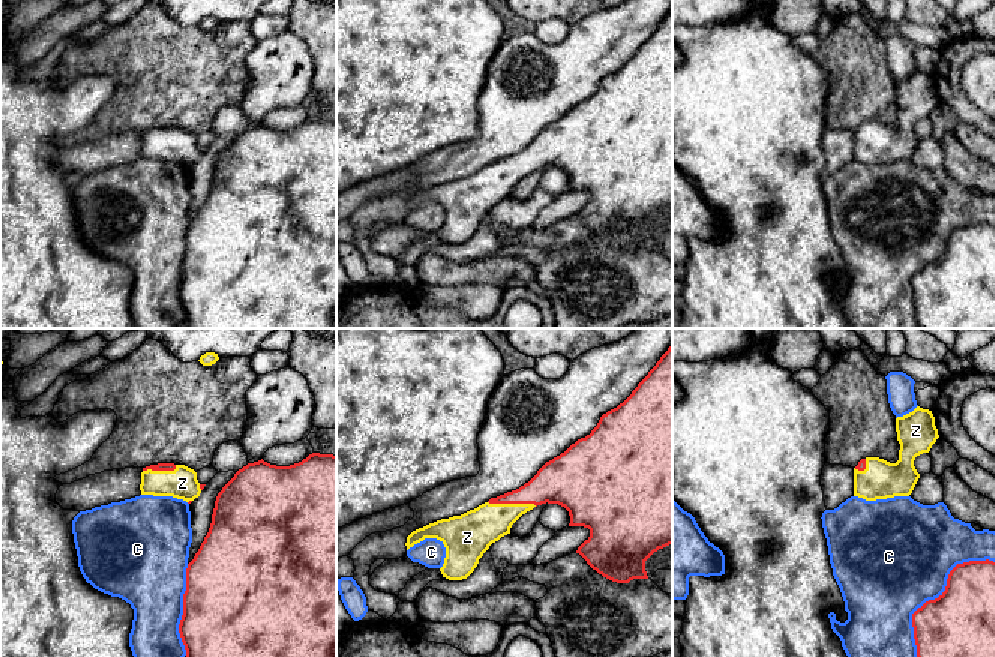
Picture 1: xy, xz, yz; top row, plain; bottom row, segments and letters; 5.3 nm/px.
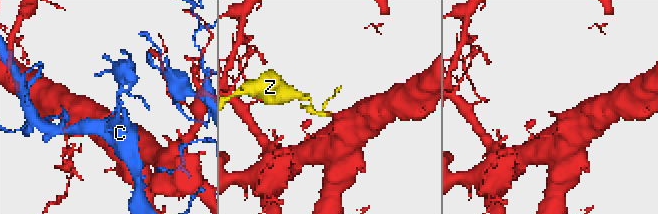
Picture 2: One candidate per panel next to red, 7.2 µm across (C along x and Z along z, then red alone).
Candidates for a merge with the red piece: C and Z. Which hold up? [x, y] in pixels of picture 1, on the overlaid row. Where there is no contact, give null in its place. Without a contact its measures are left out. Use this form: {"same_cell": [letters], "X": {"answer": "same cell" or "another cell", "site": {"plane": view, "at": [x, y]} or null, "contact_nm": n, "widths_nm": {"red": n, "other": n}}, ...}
{"same_cell": ["Z"], "C": {"answer": "another cell", "site": {"plane": "yz", "at": [938, 597]}, "contact_nm": 650, "widths_nm": {"red": 360, "other": 460}}, "Z": {"answer": "same cell", "site": {"plane": "xz", "at": [512, 503]}, "contact_nm": 260, "widths_nm": {"red": 220, "other": 220}}}

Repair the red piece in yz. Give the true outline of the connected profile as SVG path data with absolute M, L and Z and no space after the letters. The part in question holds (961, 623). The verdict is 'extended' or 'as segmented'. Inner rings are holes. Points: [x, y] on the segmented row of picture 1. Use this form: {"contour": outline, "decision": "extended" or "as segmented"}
{"contour": "M995 562L957 564L945 591L912 614L917 657L995 657Z", "decision": "as segmented"}

